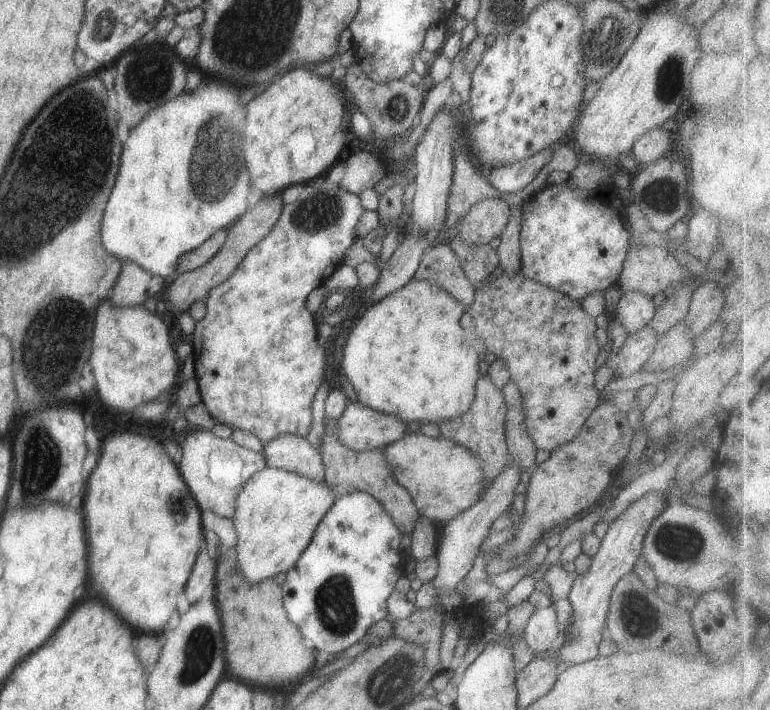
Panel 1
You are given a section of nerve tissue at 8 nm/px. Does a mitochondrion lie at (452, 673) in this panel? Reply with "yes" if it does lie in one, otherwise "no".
no

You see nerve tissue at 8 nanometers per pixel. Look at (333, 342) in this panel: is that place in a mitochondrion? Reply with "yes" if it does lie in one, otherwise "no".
no

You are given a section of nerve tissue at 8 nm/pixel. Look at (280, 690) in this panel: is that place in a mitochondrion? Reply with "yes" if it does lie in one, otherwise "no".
no

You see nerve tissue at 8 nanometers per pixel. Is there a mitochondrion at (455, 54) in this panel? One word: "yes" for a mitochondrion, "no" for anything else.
no

